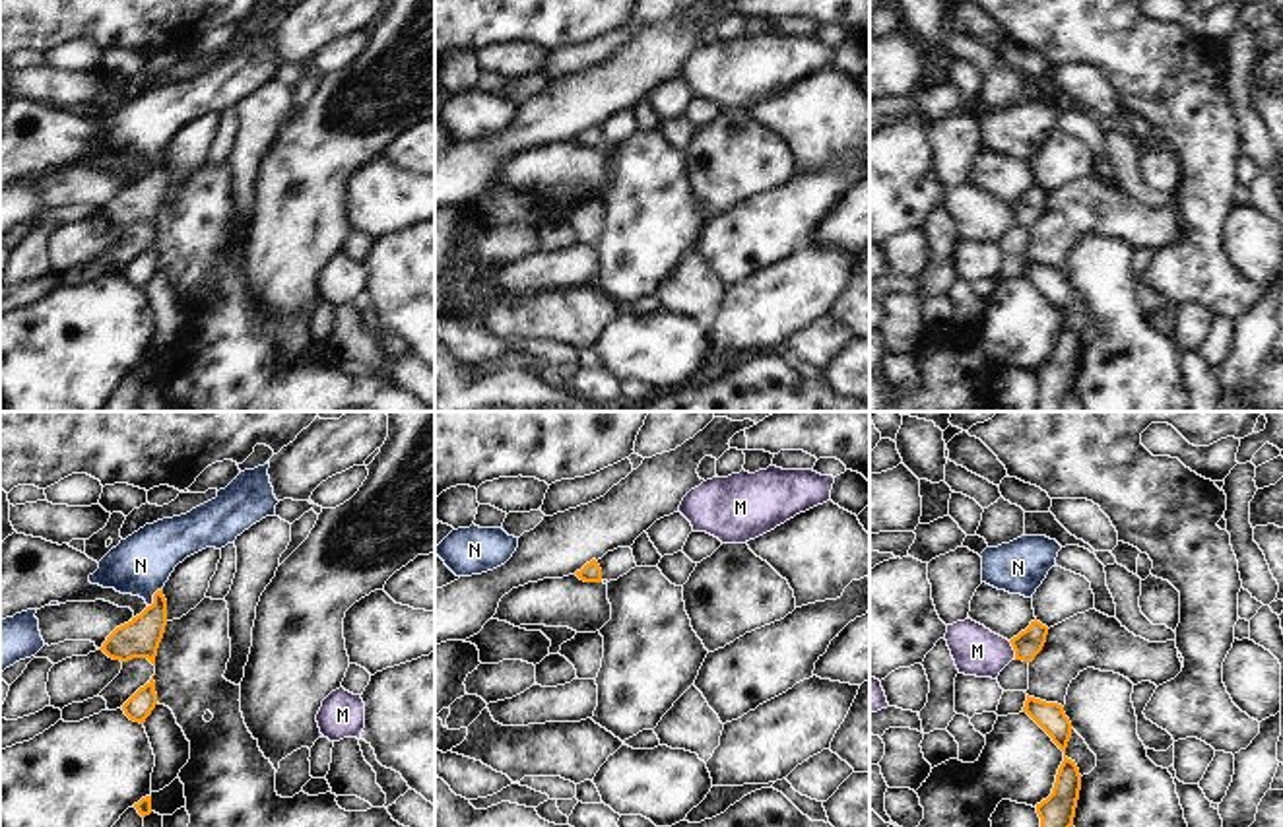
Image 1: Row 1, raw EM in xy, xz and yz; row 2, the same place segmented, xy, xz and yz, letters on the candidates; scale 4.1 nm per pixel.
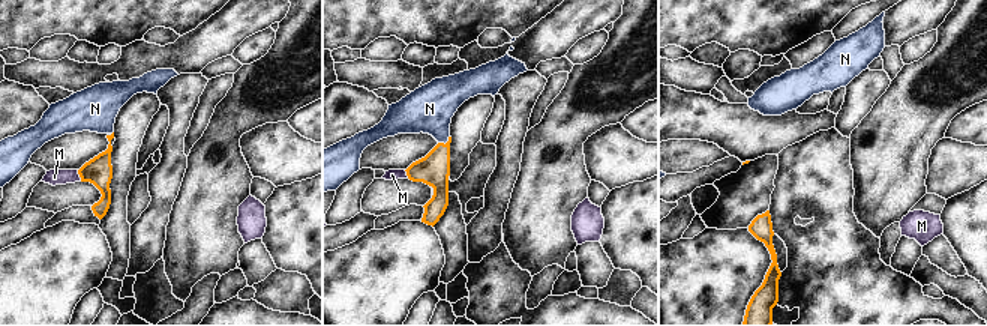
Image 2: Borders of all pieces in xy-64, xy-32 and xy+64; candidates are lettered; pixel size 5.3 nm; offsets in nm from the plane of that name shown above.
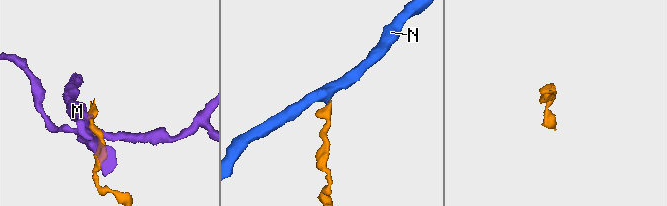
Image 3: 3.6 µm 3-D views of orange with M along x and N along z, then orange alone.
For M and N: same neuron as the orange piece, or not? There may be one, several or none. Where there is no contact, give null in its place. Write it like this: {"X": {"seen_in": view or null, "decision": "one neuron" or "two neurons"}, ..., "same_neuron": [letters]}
{"M": {"seen_in": "yz", "decision": "two neurons"}, "N": {"seen_in": "xy", "decision": "one neuron"}, "same_neuron": ["N"]}

